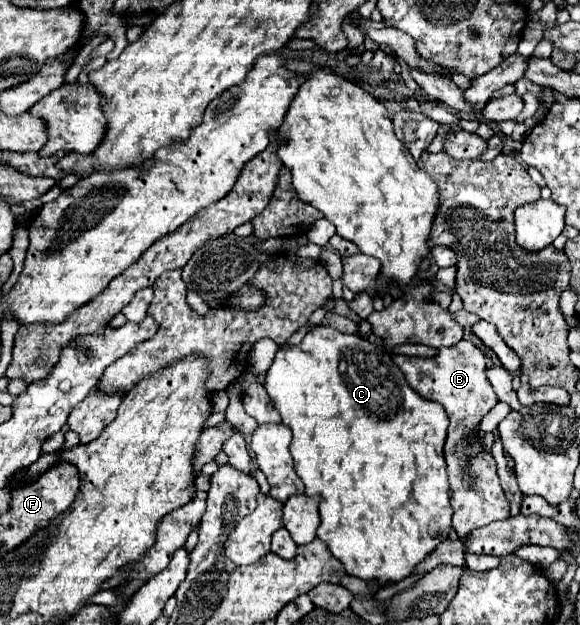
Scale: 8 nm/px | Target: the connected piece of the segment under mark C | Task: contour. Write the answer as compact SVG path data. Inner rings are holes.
M318 325L306 337L302 339L300 345L294 347L280 347L276 353L276 359L272 367L266 373L266 383L264 383L276 411L282 417L282 423L292 429L292 443L290 443L290 453L294 459L294 471L306 485L306 495L320 495L320 527L316 531L316 537L330 549L330 553L342 561L344 571L348 575L360 577L364 581L374 581L376 587L384 587L386 583L398 583L404 577L408 577L418 563L422 563L450 533L452 529L452 505L450 505L450 495L448 495L448 475L446 475L446 463L442 455L442 447L446 441L446 429L448 429L448 415L442 409L442 405L432 403L428 399L422 399L418 393L414 393L406 381L402 371L394 365L392 357L378 349L376 345L364 341L358 335L346 335L340 333L332 327Z

